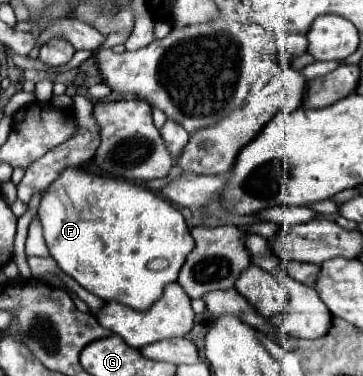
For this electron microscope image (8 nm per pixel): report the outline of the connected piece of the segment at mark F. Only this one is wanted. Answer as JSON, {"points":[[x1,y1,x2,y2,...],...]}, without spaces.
{"points":[[78,168,64,170,56,184,42,196,38,214,50,254,64,274,72,276,82,288,98,298,106,302,114,300,140,312,162,296,166,284,176,282,186,256,194,250,194,238,190,236,190,226,182,212,162,196,122,178,104,178]]}

